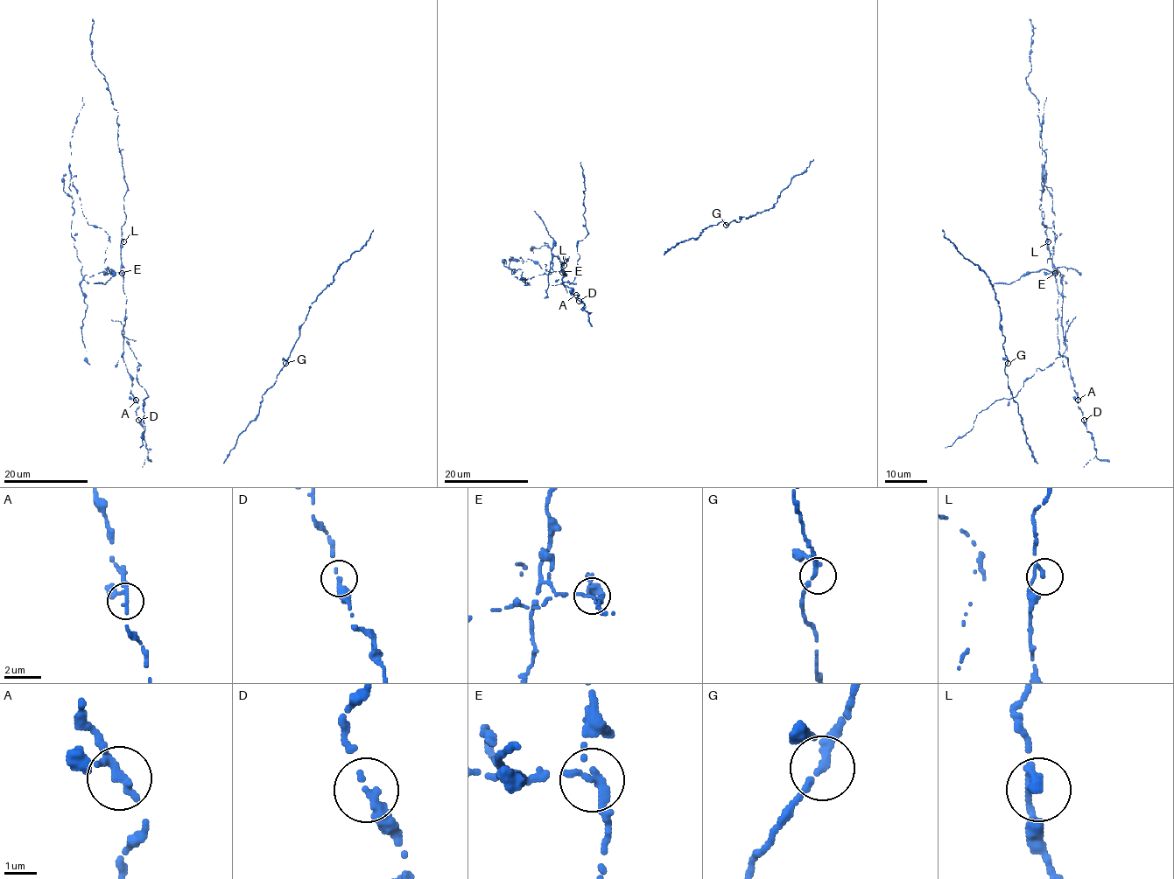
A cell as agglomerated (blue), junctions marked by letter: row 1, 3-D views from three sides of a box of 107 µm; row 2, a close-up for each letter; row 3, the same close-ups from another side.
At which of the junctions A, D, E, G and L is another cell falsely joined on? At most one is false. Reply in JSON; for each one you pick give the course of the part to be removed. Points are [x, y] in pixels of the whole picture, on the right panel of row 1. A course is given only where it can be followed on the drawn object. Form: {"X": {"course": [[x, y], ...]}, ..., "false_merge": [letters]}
{"false_merge": ["E"]}

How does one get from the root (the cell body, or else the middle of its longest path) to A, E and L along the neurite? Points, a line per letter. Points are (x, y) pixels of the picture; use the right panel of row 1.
A: (1083, 415), (1078, 400)
E: (1083, 415), (1078, 405), (1068, 360), (1058, 351), (1058, 293), (1054, 273)
L: (1083, 415), (1078, 405), (1068, 360), (1058, 351), (1058, 293), (1048, 241)

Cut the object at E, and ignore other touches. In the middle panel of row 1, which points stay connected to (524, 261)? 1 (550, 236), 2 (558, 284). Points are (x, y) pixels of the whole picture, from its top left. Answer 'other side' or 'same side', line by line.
1: same side
2: other side

